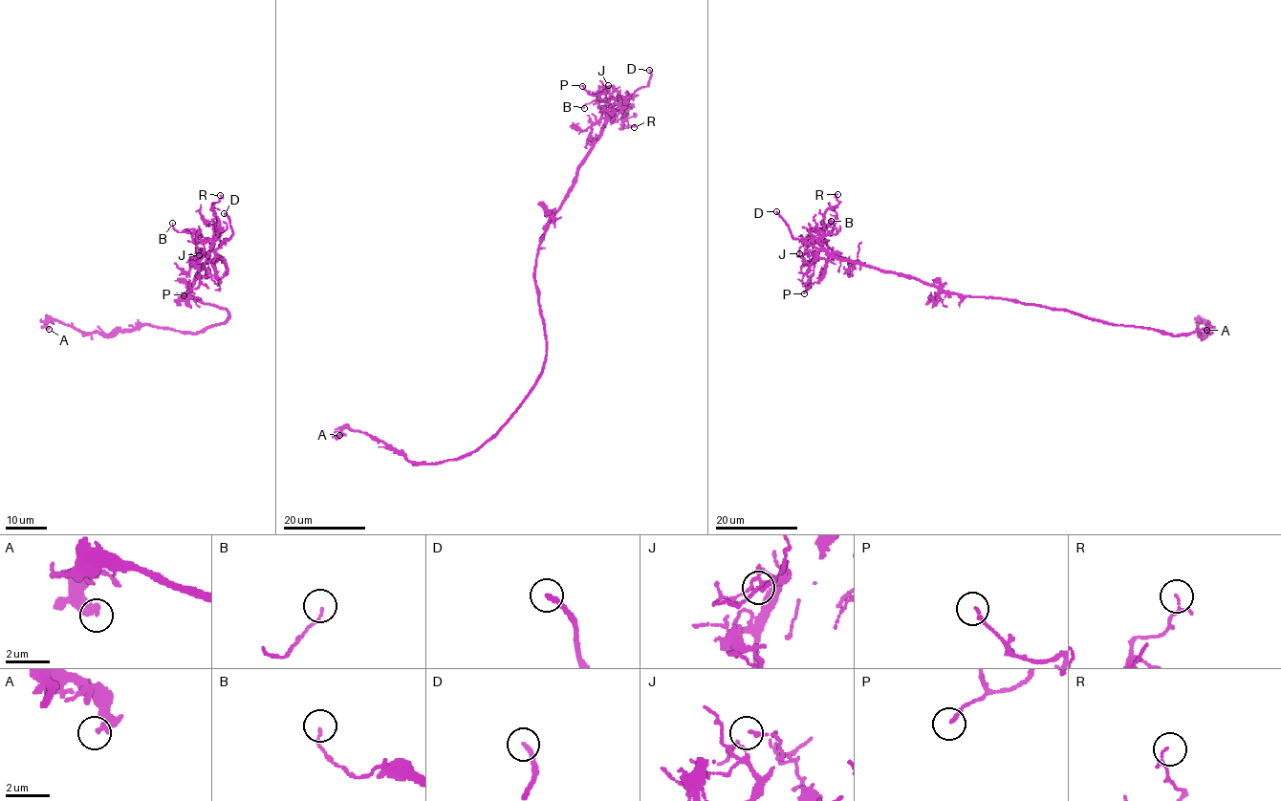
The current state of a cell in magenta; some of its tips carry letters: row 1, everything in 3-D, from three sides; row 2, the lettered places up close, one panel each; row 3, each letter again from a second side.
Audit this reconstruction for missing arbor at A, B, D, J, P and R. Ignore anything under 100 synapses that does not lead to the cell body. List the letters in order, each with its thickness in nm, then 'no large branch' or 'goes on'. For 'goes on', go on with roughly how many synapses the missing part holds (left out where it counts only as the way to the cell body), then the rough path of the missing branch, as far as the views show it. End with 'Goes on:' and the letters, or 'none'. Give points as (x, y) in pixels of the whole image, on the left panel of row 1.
A: calibre 280 nm; no large branch
B: calibre 100 nm; no large branch
D: calibre 200 nm; goes on; course (224, 213), (194, 176), (162, 146), (157, 120), (141, 90), (129, 79), (127, 69), (118, 60)
J: calibre 90 nm; no large branch
P: calibre 130 nm; no large branch
R: calibre 90 nm; no large branch
Goes on: D

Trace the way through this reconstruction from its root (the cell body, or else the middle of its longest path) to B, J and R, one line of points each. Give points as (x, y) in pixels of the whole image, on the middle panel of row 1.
B: (545, 332), (535, 279), (539, 237), (605, 122), (601, 112), (605, 101), (594, 100), (584, 108)
J: (545, 332), (535, 279), (539, 237), (605, 118), (619, 106), (617, 91), (608, 85)
R: (545, 332), (535, 279), (539, 237), (605, 120), (620, 111), (628, 113), (623, 127), (634, 127)

